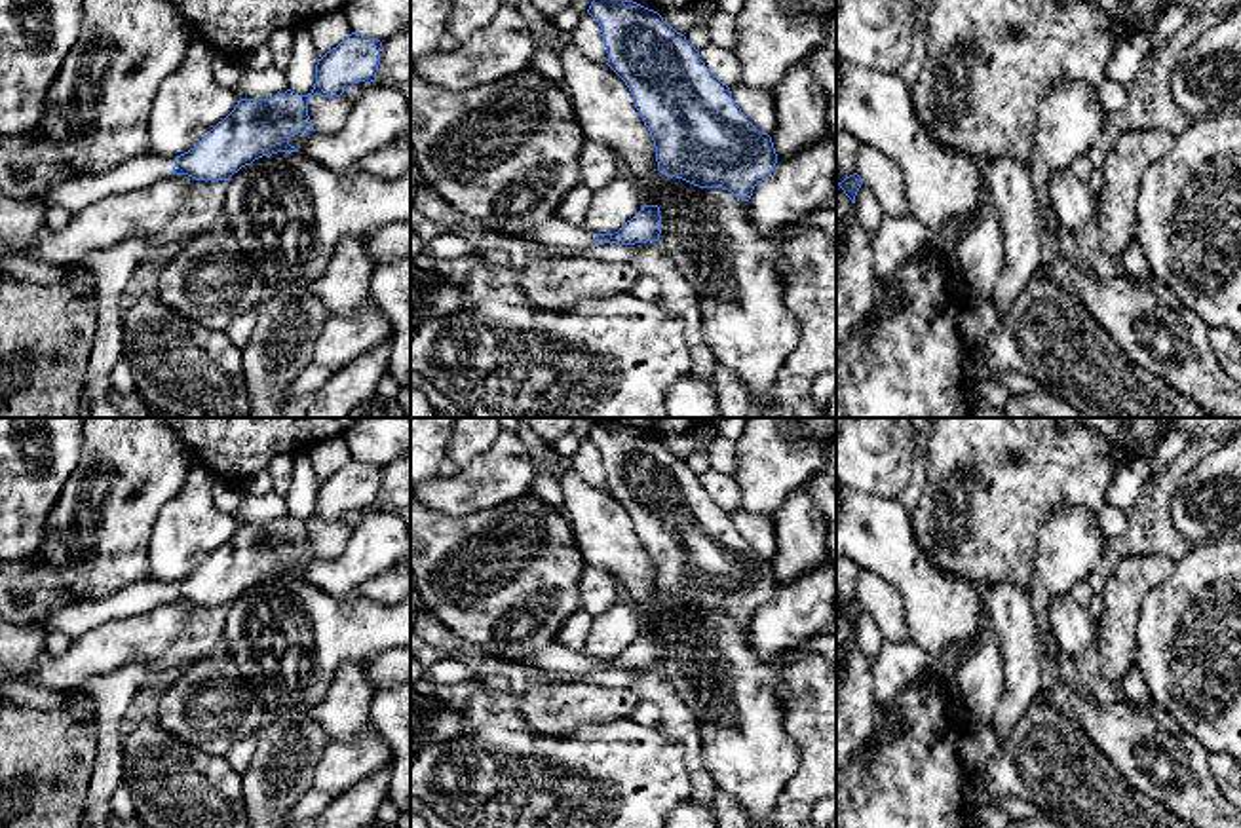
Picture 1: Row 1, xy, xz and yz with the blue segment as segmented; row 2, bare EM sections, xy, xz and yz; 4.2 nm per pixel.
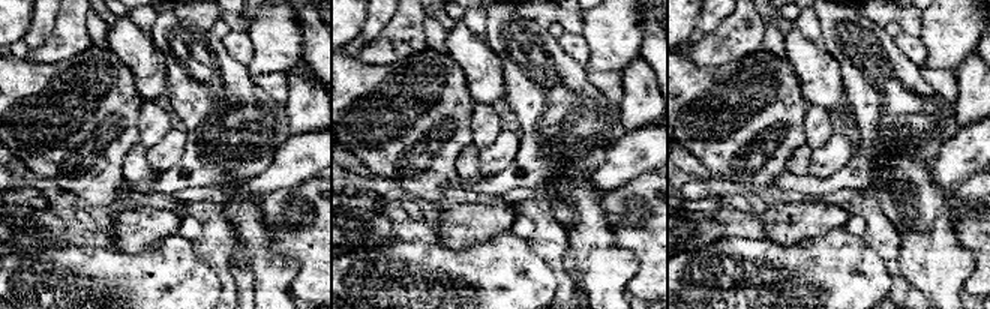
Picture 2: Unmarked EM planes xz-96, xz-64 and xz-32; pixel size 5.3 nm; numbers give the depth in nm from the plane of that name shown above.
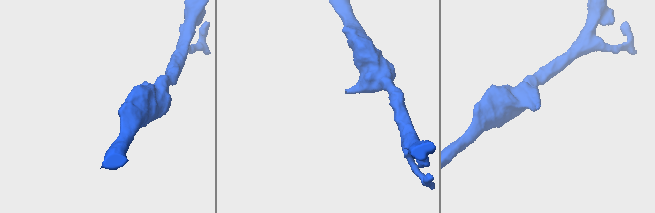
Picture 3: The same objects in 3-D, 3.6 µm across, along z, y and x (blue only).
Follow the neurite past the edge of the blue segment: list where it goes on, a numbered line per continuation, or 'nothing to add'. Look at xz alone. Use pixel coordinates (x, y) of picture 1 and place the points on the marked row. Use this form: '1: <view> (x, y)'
1: xz (557, 232)

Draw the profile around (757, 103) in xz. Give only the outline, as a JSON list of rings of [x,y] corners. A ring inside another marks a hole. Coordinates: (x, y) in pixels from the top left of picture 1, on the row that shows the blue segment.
[[[737,82],[730,87],[730,93],[741,112],[758,131],[768,135],[773,133],[777,116],[772,89],[751,87]]]

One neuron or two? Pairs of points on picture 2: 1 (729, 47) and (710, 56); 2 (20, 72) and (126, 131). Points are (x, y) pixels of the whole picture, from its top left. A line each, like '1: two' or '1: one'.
1: one
2: one

